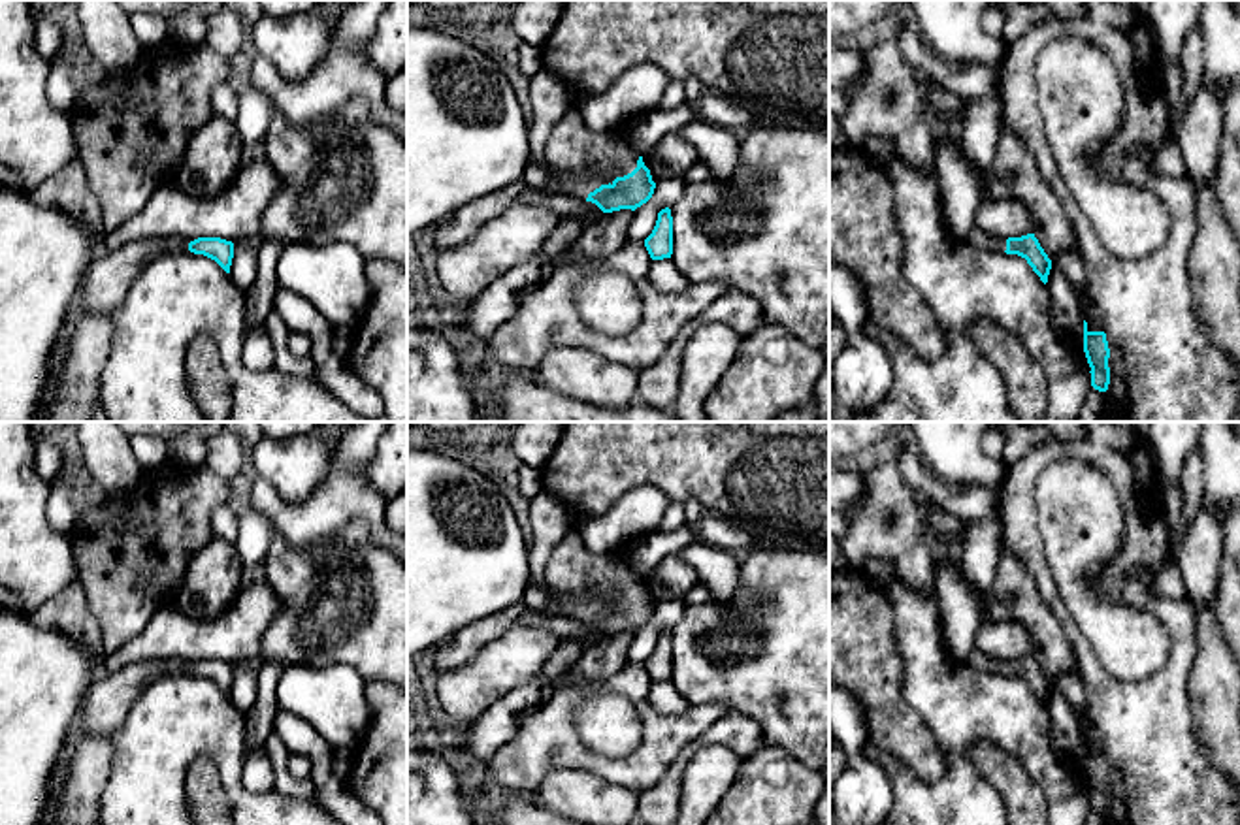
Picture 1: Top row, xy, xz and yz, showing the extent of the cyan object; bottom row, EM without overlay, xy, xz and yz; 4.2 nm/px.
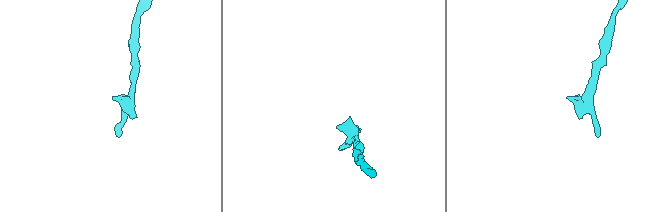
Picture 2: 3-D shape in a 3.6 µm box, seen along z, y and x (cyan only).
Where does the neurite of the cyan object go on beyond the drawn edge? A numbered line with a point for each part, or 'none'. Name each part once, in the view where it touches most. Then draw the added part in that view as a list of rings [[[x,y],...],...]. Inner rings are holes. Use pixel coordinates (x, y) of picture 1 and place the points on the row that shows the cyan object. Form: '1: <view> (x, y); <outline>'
1: xz (581, 159); [[[571,104],[550,128],[545,168],[556,179],[539,192],[565,192],[586,200],[601,185],[637,168],[639,154],[618,136],[592,130]]]

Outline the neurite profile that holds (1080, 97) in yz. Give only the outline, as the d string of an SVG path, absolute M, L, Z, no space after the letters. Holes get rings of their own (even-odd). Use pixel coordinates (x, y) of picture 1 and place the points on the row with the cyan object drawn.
M1076 36L1053 40L1036 57L1035 81L1053 158L1104 247L1125 260L1157 251L1168 232L1161 200L1146 188L1106 177L1095 162L1106 141L1119 130L1125 111L1125 90L1110 53Z

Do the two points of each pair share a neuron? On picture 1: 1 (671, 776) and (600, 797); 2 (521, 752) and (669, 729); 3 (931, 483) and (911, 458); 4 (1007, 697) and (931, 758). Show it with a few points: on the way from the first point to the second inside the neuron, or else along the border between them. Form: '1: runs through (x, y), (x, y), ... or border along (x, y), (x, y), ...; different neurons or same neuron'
1: border along (637, 795), (639, 805); different neurons
2: runs through (558, 752), (570, 752), (598, 765), (632, 765); same neuron
3: runs through (926, 479), (913, 464); same neuron
4: border along (916, 712), (945, 754), (946, 771), (935, 782); different neurons

